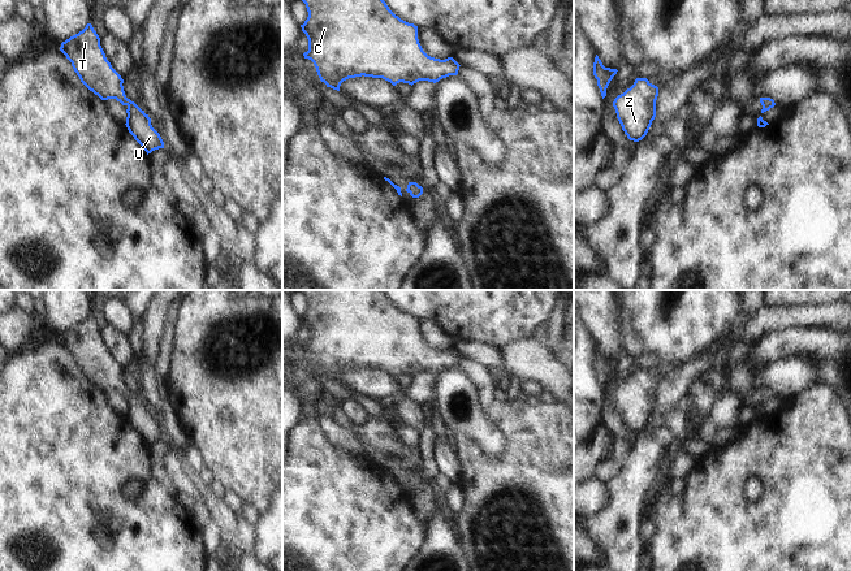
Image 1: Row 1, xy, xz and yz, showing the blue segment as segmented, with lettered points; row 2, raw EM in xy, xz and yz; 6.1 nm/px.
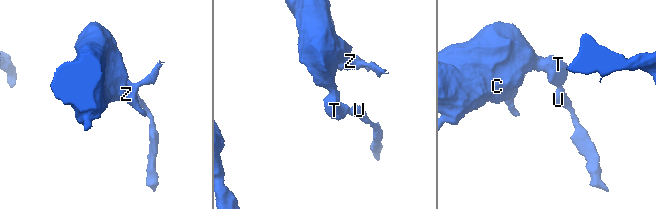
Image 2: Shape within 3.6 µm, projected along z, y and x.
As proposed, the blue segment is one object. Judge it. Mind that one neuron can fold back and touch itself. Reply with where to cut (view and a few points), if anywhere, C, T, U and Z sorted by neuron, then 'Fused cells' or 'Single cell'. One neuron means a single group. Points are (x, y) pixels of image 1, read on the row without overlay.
No split. Groups: C T U Z. Single cell

